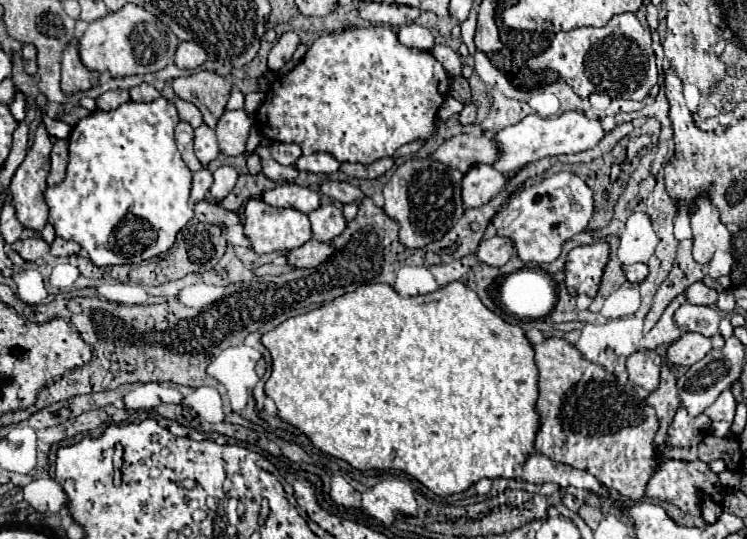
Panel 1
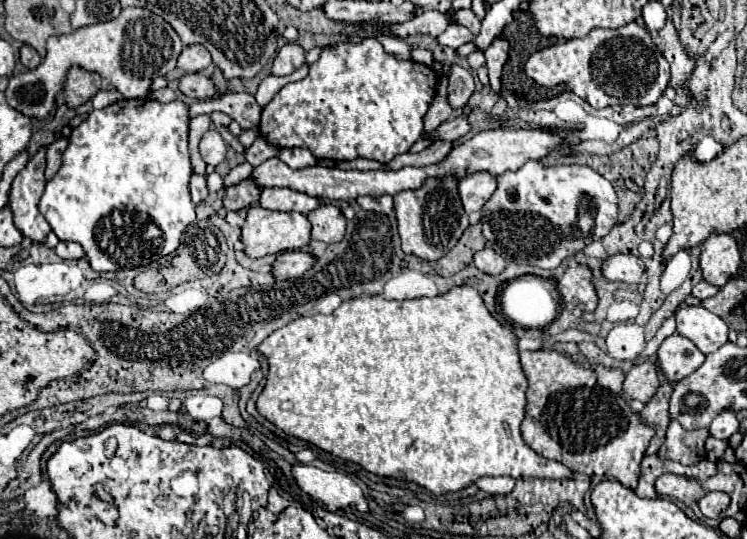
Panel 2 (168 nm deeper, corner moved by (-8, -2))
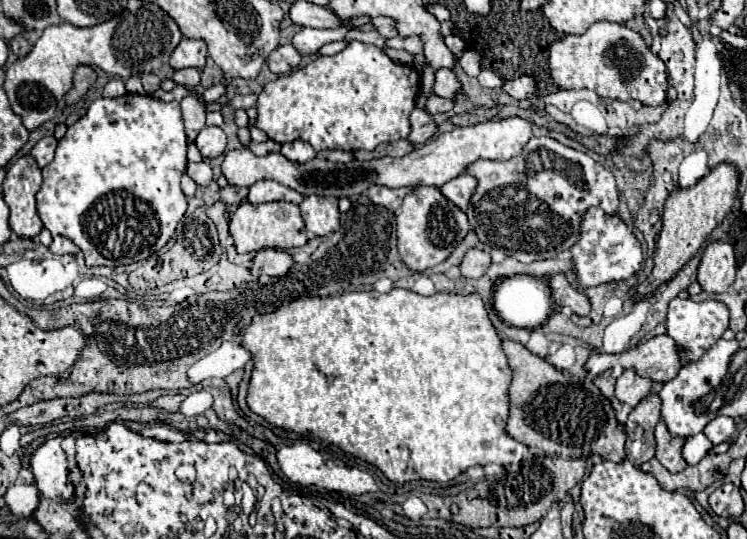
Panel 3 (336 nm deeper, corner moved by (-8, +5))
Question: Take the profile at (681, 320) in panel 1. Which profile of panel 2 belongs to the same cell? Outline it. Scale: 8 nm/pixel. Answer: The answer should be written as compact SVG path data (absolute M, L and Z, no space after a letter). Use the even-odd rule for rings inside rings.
M685 307L685 309L677 309L675 313L677 317L677 333L691 339L699 351L703 351L705 355L717 351L721 345L727 343L727 333L729 327L727 323L707 311L705 307Z

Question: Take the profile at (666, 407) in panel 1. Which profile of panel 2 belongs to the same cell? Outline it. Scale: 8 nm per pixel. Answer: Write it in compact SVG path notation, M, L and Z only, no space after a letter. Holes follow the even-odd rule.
M663 383L657 393L651 397L651 401L643 407L643 411L639 413L641 419L649 425L655 427L657 435L655 439L651 439L651 445L647 449L647 455L653 455L659 451L661 443L665 441L665 431L669 427L669 421L671 421L671 415L669 415L669 399L671 399L671 393L673 393L673 385L671 383Z

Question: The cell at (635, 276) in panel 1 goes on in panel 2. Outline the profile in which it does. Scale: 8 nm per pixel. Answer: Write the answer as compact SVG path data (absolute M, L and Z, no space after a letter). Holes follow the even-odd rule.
M613 255L607 257L603 263L603 275L609 281L623 281L623 283L639 283L641 275L645 273L645 267L639 257L635 255Z

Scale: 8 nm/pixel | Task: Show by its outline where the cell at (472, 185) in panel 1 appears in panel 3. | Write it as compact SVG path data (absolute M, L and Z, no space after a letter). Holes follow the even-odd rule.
M461 174L461 176L449 180L447 184L443 184L439 190L441 190L441 194L443 194L449 202L453 202L453 204L457 204L461 210L465 210L467 204L469 204L471 194L475 192L475 186L477 186L477 180L475 180L473 176Z

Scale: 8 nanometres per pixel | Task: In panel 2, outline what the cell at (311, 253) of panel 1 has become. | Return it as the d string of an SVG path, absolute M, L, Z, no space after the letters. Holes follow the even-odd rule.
M285 251L277 255L277 261L273 263L273 275L277 279L295 279L295 277L301 277L305 271L309 271L313 263L315 263L313 253Z

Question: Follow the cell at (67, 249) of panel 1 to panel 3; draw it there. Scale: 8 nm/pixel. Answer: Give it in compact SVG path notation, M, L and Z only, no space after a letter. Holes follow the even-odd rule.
M53 236L53 242L51 242L49 250L53 254L77 254L79 252L79 248L65 236Z

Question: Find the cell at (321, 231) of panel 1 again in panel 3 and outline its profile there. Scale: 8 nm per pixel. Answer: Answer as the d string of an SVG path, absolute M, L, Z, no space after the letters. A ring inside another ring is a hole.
M305 196L299 204L305 228L313 236L325 236L339 230L339 208L321 196Z

